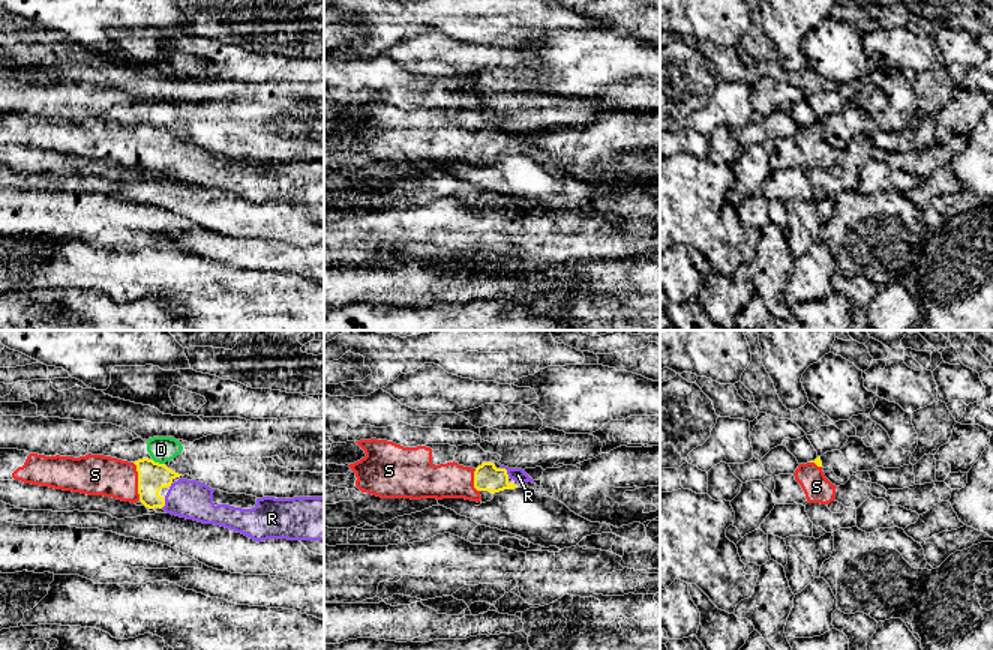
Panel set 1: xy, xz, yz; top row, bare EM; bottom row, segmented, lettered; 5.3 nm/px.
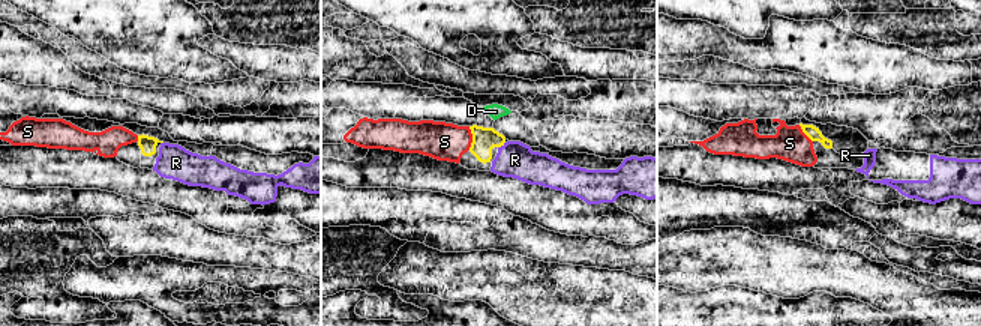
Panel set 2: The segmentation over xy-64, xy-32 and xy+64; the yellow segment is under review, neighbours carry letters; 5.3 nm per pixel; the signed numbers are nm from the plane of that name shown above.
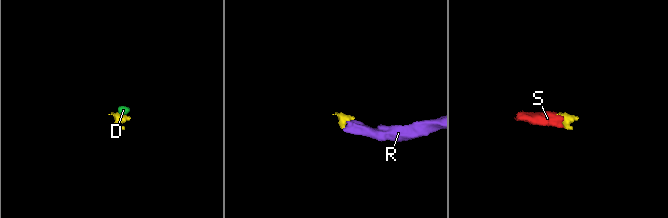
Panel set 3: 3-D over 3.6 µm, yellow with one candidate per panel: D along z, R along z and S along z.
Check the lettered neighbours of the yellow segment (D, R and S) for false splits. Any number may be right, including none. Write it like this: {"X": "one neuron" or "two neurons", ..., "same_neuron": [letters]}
{"D": "two neurons", "R": "one neuron", "S": "one neuron", "same_neuron": ["R", "S"]}

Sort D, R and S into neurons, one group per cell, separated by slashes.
D / R S

